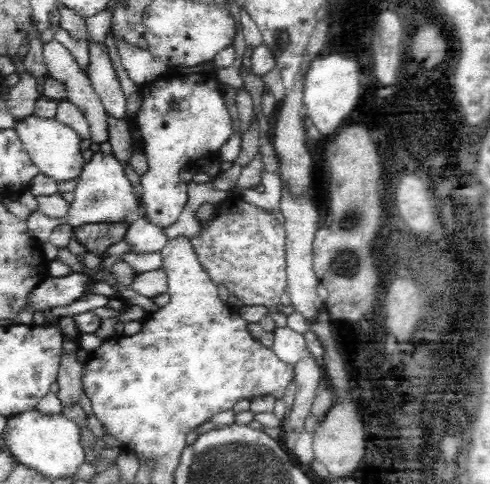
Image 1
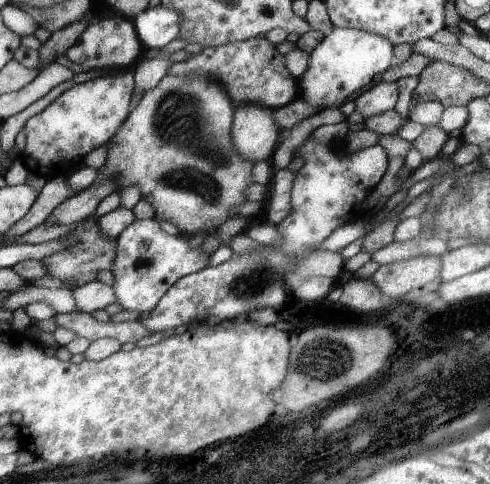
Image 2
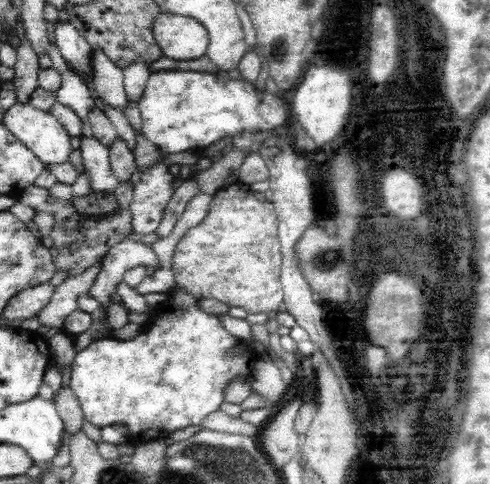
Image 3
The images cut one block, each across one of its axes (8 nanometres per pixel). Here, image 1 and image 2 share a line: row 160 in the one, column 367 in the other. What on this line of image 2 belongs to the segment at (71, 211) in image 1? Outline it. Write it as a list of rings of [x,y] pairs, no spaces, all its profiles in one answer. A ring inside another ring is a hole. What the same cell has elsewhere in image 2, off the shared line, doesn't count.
[[[397,82],[376,84],[368,90],[364,90],[356,98],[356,110],[362,114],[362,118],[370,118],[374,114],[387,112],[394,109],[399,97],[399,88]]]

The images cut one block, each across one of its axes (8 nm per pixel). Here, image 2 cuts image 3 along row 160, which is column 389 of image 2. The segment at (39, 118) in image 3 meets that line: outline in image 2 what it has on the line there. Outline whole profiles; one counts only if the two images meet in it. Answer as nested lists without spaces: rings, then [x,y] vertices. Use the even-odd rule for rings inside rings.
[[[334,28],[326,34],[321,45],[309,54],[308,72],[298,81],[298,88],[301,88],[299,98],[320,109],[337,108],[356,90],[373,81],[375,76],[389,70],[395,62],[395,46],[392,40],[377,33],[356,28]]]

